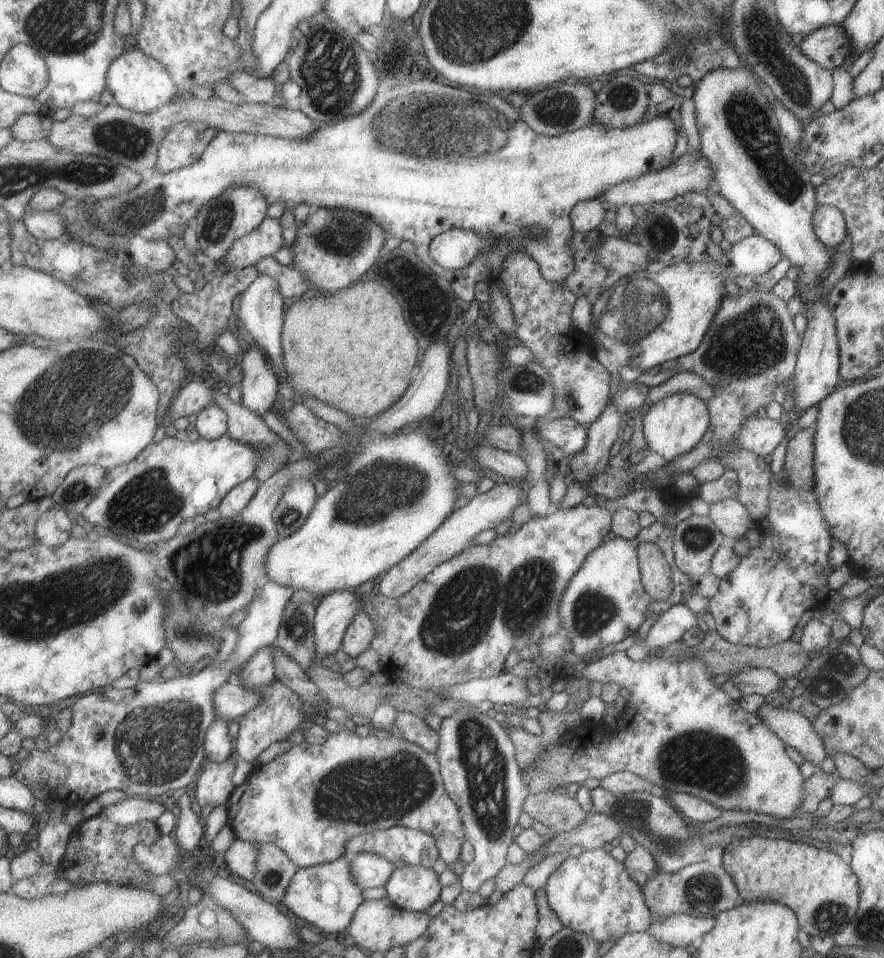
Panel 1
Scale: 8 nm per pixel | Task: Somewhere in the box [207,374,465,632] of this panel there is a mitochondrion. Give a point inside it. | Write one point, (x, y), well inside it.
(382, 488)

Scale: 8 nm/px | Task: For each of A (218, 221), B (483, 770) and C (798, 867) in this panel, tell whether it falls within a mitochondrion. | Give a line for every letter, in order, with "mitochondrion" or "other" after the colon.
A: mitochondrion
B: mitochondrion
C: other

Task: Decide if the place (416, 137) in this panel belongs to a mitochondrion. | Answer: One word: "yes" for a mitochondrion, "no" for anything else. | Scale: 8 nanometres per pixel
yes

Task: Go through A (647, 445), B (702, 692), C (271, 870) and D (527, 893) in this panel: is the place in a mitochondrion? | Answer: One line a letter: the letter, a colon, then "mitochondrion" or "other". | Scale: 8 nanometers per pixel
A: other
B: other
C: mitochondrion
D: other

